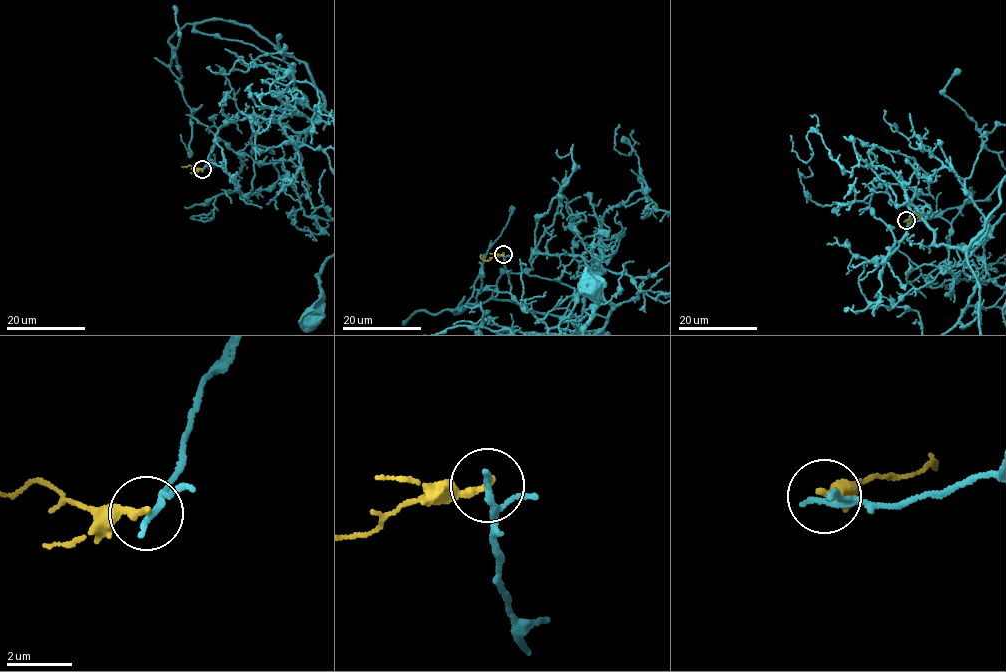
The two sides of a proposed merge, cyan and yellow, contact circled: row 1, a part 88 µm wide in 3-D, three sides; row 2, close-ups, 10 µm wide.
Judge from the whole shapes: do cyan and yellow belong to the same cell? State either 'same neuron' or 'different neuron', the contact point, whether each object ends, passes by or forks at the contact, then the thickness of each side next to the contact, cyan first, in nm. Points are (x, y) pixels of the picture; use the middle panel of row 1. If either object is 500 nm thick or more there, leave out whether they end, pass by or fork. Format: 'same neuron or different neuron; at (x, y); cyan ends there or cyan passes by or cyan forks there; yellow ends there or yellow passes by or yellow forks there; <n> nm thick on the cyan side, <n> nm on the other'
different neuron; at (503, 254); cyan passes by; yellow ends there; 150 nm thick on the cyan side, 240 nm on the other

